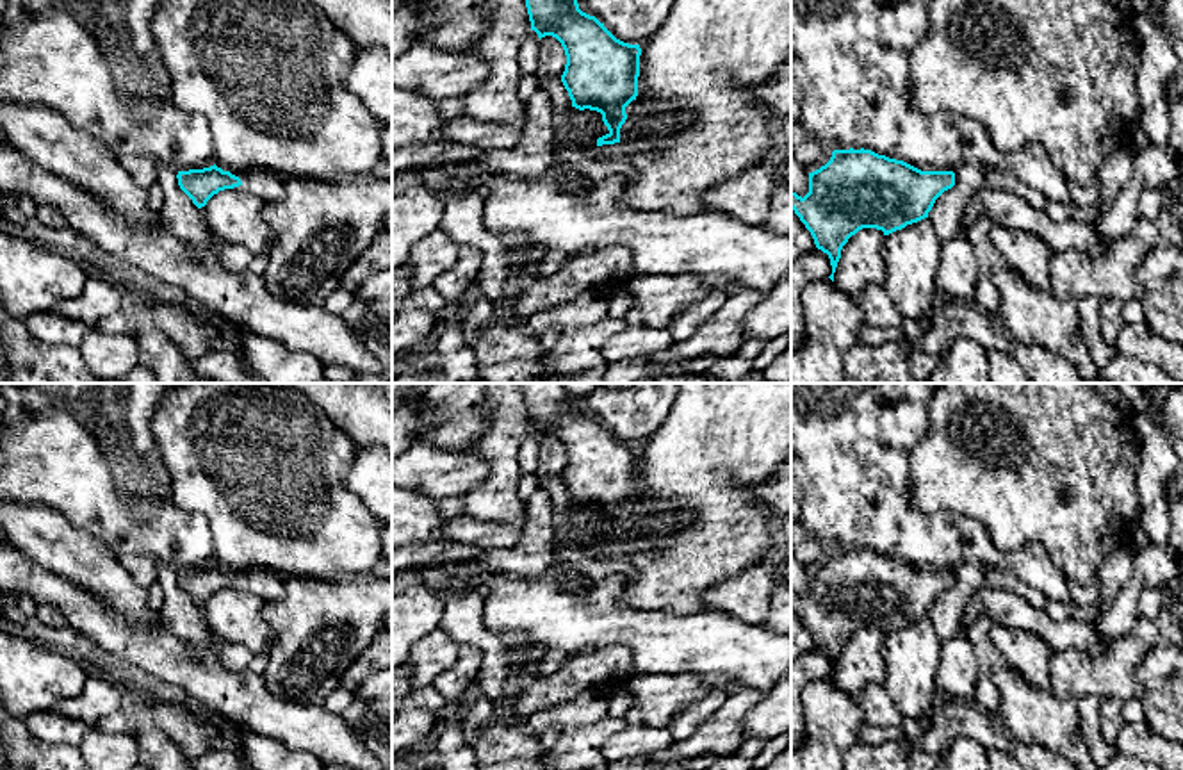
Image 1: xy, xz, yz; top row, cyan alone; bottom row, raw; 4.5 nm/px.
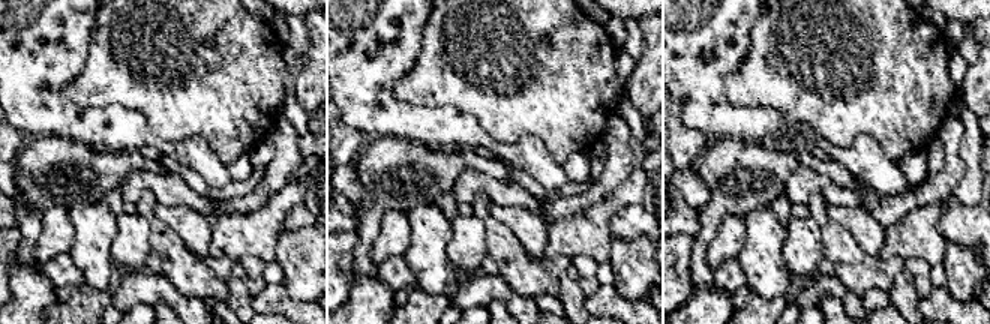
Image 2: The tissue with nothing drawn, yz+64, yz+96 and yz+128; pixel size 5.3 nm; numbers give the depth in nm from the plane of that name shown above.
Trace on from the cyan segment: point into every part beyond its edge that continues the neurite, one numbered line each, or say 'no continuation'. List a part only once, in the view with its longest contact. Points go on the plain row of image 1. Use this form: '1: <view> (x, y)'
1: xz (606, 551)

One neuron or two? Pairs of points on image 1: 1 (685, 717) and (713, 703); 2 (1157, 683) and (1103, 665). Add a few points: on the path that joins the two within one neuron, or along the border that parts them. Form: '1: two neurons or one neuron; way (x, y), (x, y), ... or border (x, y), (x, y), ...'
1: one neuron; way (692, 717), (706, 706)
2: two neurons; border (1160, 642), (1139, 663), (1134, 694)

